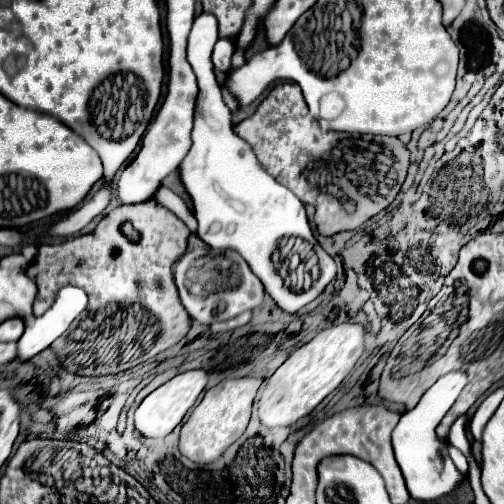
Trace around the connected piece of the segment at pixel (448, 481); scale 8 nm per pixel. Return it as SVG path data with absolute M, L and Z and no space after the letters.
M451 372L441 376L419 400L419 404L413 410L407 410L399 424L393 430L393 450L397 464L405 476L407 490L411 498L431 502L441 496L447 496L465 479L466 475L462 474L454 466L452 459L448 454L449 442L441 441L437 436L435 428L439 426L441 418L447 414L447 410L455 402L455 394L461 392L461 382L465 382L463 372Z

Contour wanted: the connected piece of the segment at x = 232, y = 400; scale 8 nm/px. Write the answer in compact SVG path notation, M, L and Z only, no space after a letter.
M253 376L229 378L207 390L201 404L191 412L187 422L181 426L181 440L179 440L181 454L197 464L209 464L217 460L245 432L251 418L253 398L261 382L263 378Z

